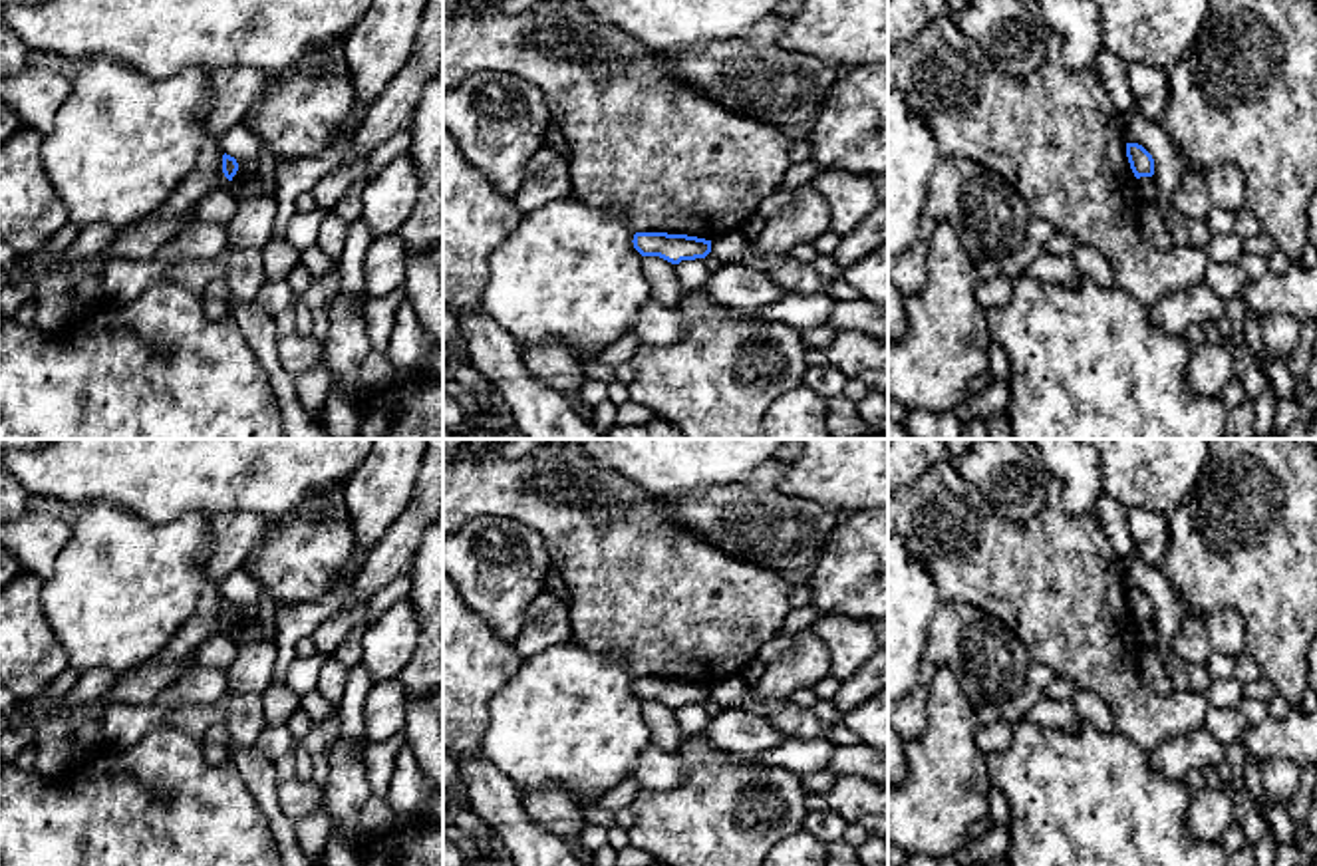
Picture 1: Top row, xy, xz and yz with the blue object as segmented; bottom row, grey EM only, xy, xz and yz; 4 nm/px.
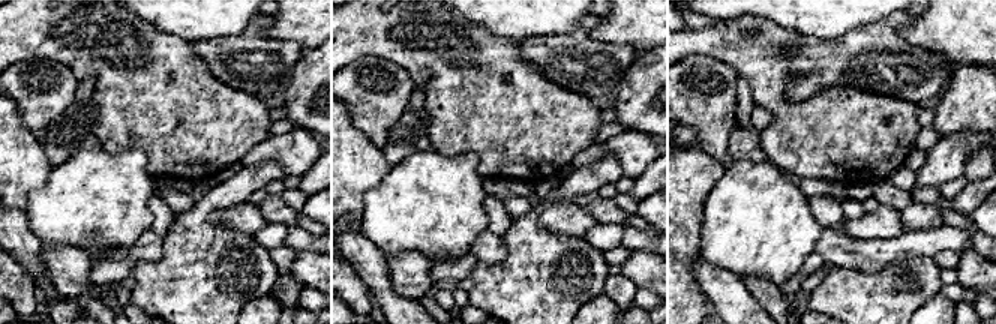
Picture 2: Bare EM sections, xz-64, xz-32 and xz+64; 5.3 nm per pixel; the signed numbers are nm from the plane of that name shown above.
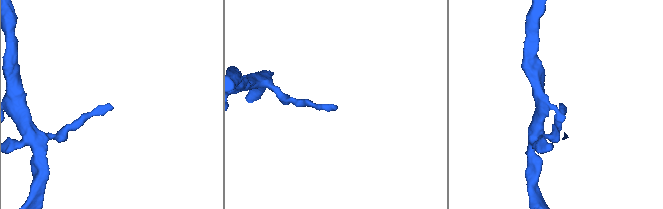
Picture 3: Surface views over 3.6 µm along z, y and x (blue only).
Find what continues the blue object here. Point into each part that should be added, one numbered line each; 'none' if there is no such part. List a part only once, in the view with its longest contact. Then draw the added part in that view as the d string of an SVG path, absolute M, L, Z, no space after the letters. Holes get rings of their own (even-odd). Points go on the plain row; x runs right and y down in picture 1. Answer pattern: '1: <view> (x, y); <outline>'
none

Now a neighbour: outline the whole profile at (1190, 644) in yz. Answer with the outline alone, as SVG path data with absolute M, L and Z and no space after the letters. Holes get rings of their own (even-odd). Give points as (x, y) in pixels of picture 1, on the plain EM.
M1184 616L1176 636L1170 642L1170 650L1188 663L1206 665L1212 650L1204 632L1202 616Z

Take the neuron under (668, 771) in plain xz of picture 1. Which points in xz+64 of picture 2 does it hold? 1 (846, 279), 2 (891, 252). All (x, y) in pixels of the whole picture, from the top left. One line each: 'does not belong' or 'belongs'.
1: does not belong
2: belongs

